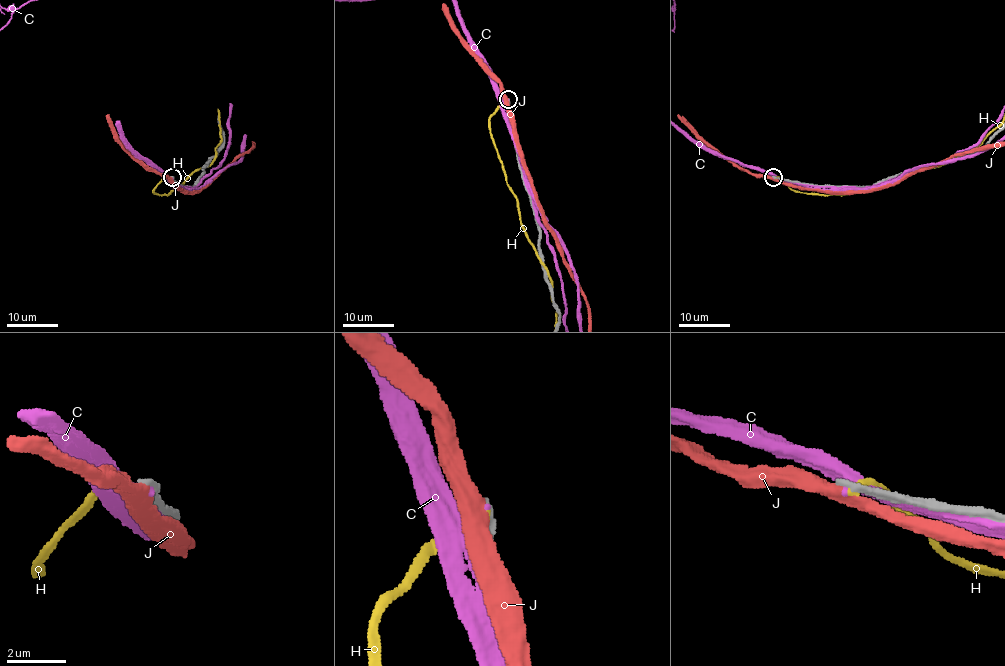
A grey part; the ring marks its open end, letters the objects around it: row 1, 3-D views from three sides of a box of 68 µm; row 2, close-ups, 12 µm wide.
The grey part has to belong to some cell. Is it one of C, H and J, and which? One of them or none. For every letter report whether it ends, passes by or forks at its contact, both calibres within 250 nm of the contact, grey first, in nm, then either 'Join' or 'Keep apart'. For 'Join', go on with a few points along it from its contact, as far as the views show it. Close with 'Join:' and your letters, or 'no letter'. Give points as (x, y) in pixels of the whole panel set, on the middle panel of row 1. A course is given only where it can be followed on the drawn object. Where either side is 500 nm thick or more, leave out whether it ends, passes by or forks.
C: It ends there. Thickness 360 nm (grey) against 200 nm. Keep apart
H: It ends there. Thickness 400 nm (grey) against 240 nm. Keep apart
J: It passes by. Thickness 380 nm (grey) against 440 nm. Keep apart
Join: no letter

